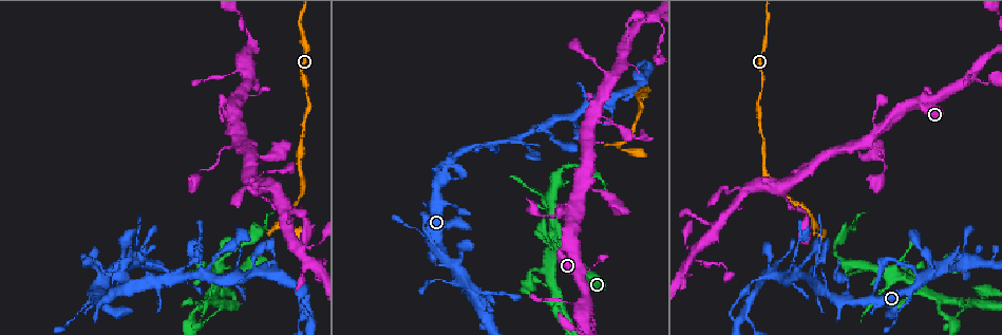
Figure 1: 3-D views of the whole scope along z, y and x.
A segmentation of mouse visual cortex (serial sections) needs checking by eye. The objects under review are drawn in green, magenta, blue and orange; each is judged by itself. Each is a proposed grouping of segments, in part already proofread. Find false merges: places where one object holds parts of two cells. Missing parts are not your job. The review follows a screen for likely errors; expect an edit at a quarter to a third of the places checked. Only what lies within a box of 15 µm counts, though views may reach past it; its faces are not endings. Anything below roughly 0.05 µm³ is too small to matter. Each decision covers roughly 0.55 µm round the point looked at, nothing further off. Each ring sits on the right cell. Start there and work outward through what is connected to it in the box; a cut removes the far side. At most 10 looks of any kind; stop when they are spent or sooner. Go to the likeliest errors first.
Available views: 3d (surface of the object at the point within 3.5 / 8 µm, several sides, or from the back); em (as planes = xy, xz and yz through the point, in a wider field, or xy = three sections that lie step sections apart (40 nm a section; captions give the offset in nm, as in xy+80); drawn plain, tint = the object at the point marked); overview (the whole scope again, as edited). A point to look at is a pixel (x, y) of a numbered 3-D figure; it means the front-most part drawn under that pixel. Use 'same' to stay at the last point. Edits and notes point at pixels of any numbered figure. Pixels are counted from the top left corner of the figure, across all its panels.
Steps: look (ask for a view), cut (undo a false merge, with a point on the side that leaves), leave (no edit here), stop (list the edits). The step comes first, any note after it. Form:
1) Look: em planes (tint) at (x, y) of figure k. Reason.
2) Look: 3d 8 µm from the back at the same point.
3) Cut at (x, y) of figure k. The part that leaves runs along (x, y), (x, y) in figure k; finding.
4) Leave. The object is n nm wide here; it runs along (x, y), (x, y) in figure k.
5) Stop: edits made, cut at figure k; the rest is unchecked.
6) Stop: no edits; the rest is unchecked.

Look: 3d 3.5 µm at (912, 279) of figure 1. Narrows sharply.

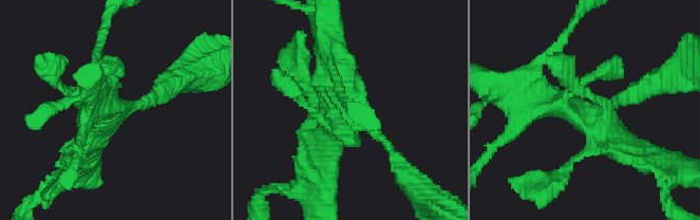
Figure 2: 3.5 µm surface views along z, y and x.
Look: em planes (tint) at (597, 112) of figure 2. Shape alone is not enough.

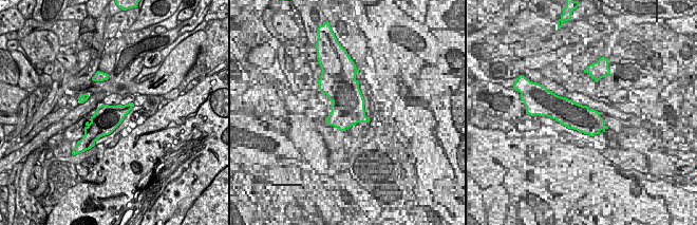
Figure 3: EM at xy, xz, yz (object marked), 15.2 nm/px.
Leave. The object is 400 nm wide here; it runs along (400, 167), (345, 108), (333, 59) in figure 2; one cell here.

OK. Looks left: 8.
Look: 3d 3.5 µm at (813, 282) of figure 1.

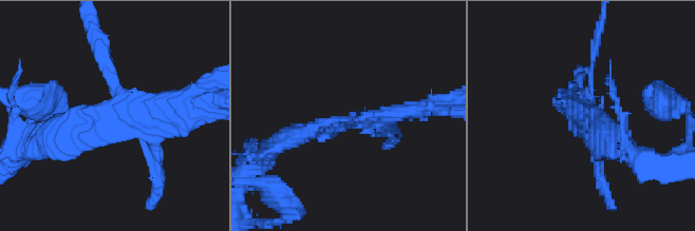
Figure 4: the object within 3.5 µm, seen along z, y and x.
Look: em xy step 5 (plain) at (345, 120) of figure 4. Now the EM.

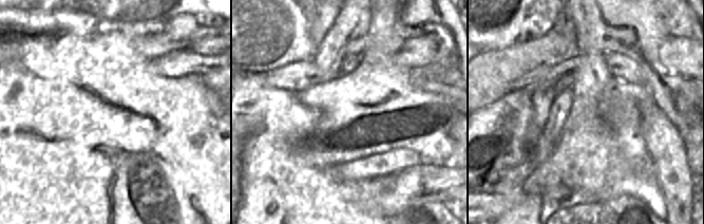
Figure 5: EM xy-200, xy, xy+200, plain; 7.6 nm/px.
Look: em xy step 5 (tint) at the same point.

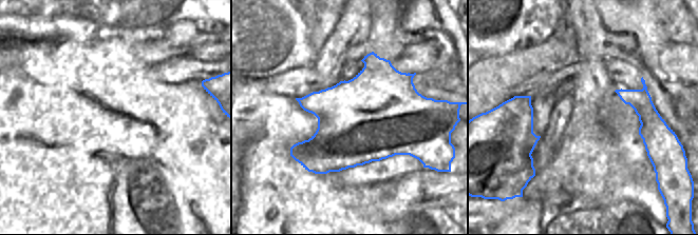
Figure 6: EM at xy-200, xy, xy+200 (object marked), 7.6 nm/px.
Cut at (110, 66) of figure 4. The part that leaves runs along (110, 115), (116, 76), (91, 27) in figure 4; a second cell is stuck on.

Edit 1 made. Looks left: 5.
Look: 3d 3.5 µm at (815, 224) of figure 1. Sharp bend.

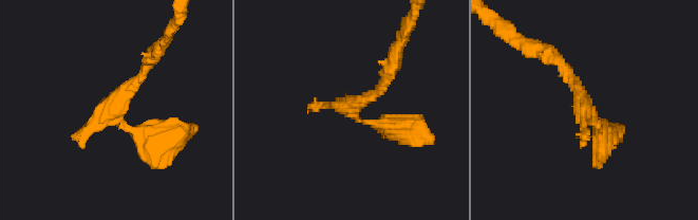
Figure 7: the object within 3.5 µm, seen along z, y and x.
Look: em xy step 2 (tint) at (585, 108) of figure 7.

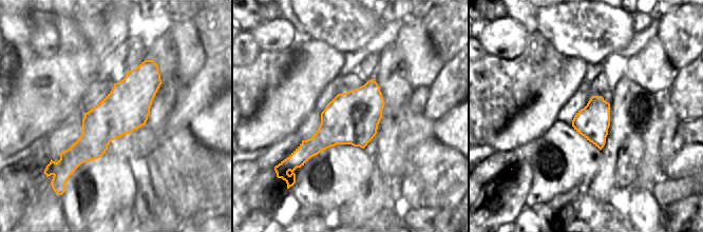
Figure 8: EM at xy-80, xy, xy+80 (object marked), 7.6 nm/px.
Look: em xy step 5 (tint) at the same point.

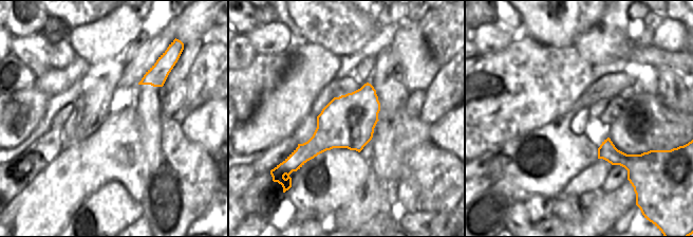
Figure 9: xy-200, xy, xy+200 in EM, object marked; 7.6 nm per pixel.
Leave. The object is 400 nm wide here; it runs along (553, 57), (574, 80), (604, 135) in figure 7; all the same cell.

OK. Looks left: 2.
Look: 3d 3.5 µm at (551, 202) of figure 1. Branch point.

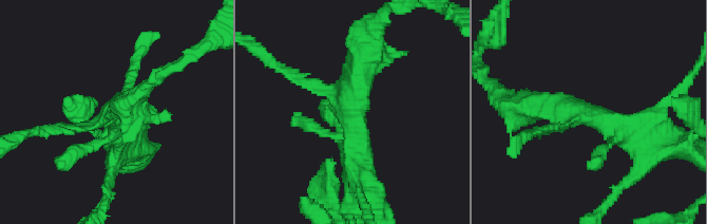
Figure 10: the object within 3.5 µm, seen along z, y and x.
Look: em xy step 5 (tint) at (580, 111) of figure 10.

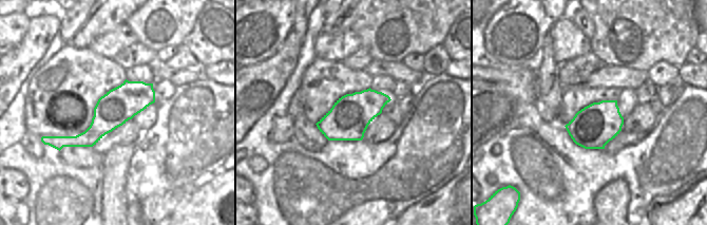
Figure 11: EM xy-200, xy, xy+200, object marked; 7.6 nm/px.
Leave. All the same cell.

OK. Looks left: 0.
Stop: edits made, cut at figure 4; the rest is unchecked.

